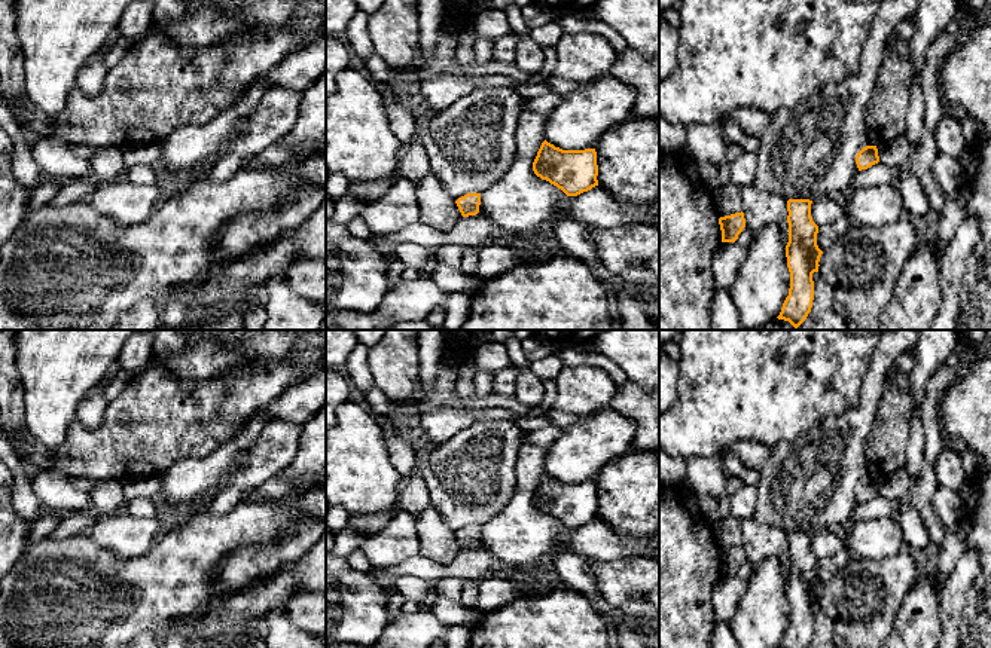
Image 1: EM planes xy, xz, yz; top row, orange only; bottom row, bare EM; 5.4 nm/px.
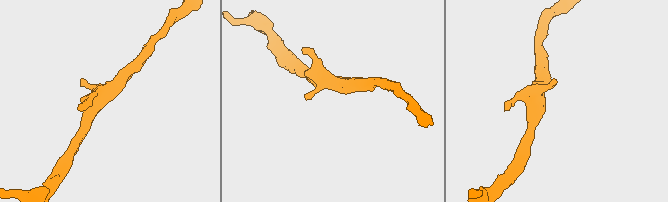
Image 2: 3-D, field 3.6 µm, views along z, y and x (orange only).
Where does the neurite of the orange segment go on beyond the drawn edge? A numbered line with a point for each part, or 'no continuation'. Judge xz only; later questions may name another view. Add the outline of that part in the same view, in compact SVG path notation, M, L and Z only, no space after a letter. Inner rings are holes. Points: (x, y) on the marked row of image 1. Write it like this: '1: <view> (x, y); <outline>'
no continuation

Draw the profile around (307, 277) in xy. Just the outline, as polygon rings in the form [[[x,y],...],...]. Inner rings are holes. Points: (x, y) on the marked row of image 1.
[[[301,259],[286,273],[287,284],[298,294],[318,303],[326,303],[326,259]]]

